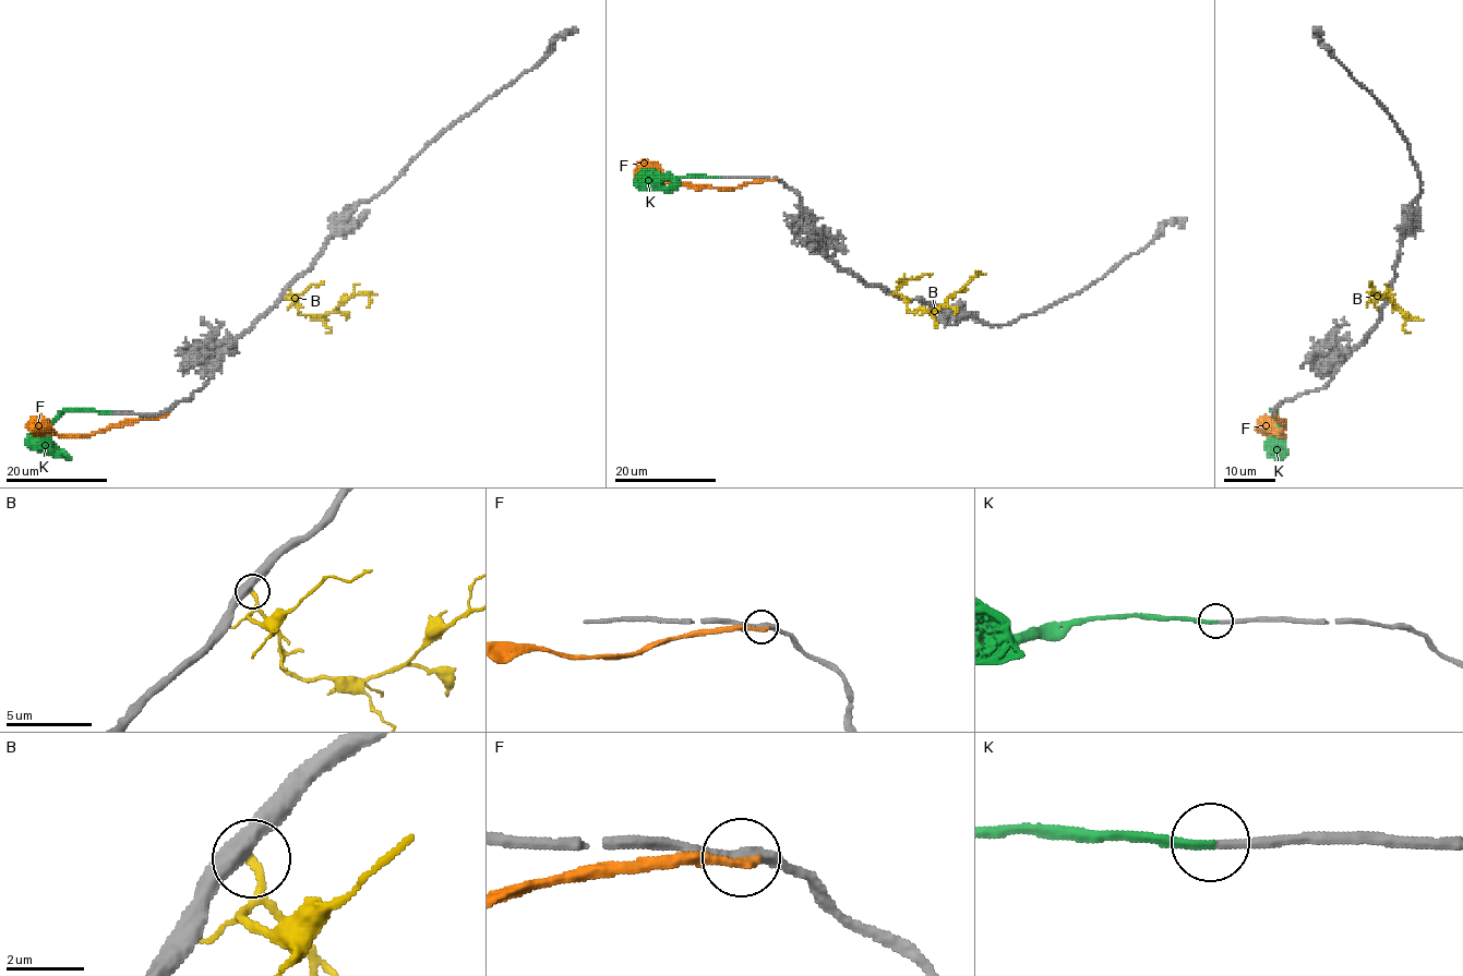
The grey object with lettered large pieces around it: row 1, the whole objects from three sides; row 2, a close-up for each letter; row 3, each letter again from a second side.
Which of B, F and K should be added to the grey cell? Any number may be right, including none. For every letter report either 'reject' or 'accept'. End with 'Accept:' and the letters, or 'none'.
B: reject
F: reject
K: accept
Accept: K

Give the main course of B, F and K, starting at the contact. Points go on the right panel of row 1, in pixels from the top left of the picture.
B: (1390, 288), (1390, 298), (1406, 315), (1379, 293), (1368, 294), (1366, 306)
F: (1274, 413), (1283, 424), (1278, 435), (1259, 424)
K: (1273, 412), (1276, 413), (1284, 453), (1274, 459)

